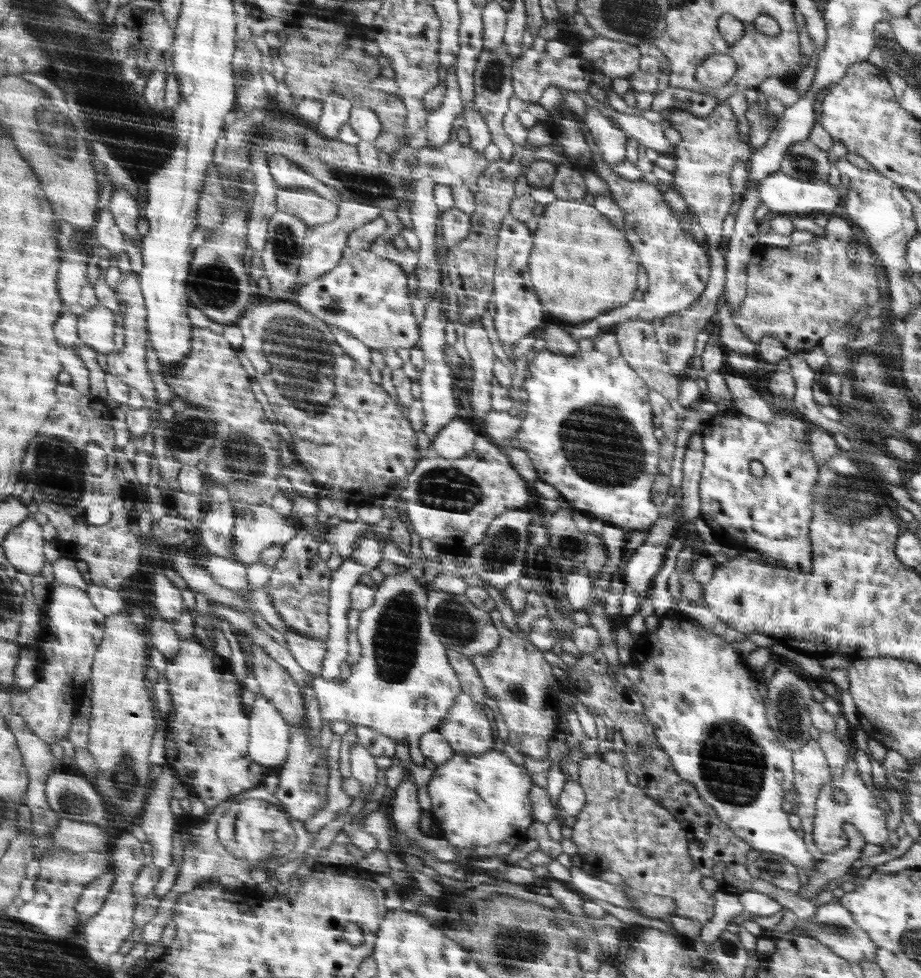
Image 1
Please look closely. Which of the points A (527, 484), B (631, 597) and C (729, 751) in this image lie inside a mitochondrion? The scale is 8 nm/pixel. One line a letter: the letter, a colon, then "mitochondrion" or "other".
A: other
B: other
C: mitochondrion

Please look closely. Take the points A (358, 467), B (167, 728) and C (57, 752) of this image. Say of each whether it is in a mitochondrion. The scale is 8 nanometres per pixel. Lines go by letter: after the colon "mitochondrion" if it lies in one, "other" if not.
A: other
B: other
C: other

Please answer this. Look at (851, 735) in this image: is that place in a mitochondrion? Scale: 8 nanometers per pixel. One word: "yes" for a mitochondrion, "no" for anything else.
no

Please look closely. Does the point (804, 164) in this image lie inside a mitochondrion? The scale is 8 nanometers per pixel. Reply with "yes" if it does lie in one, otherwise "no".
yes

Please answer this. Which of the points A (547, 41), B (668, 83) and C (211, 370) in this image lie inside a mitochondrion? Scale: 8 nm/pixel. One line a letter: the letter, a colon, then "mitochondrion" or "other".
A: other
B: other
C: other

